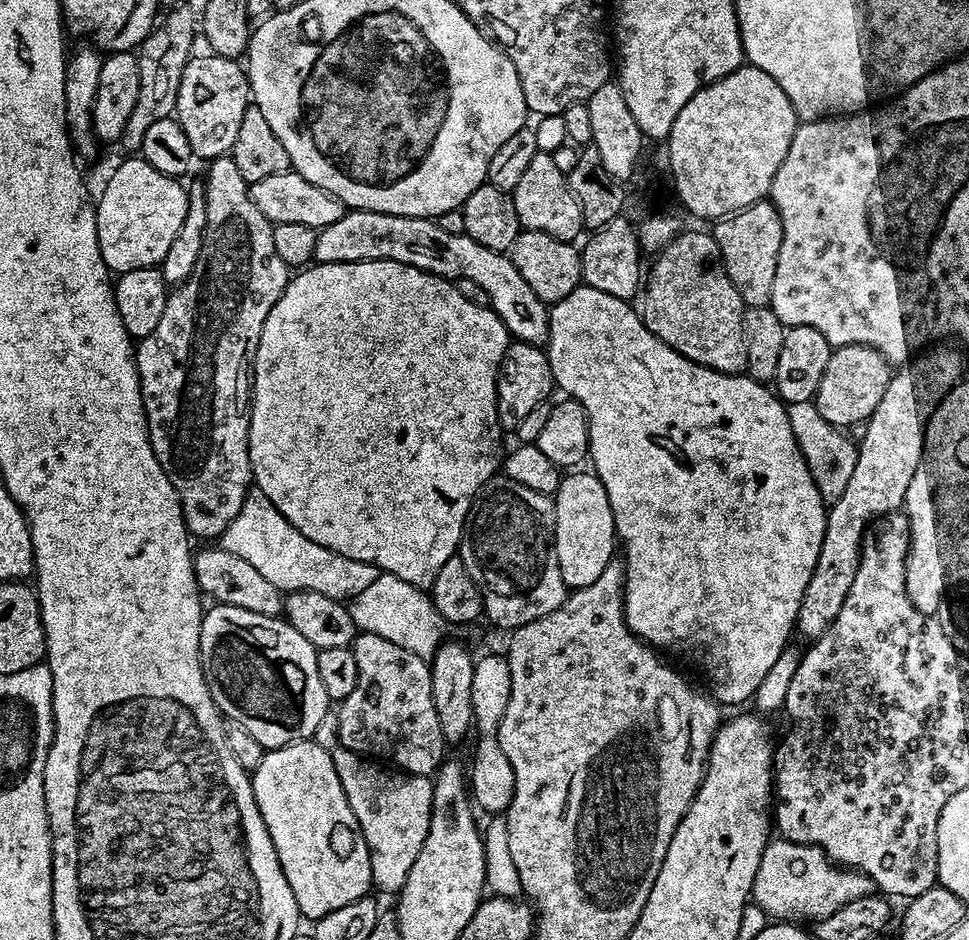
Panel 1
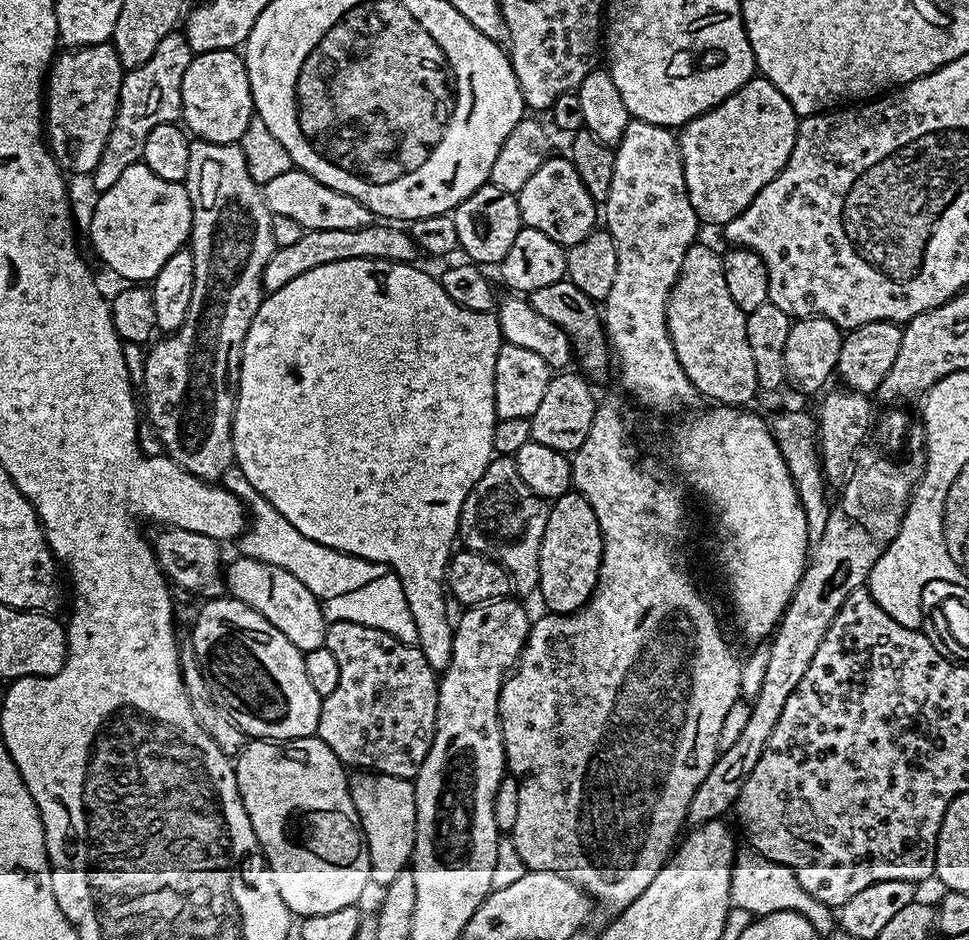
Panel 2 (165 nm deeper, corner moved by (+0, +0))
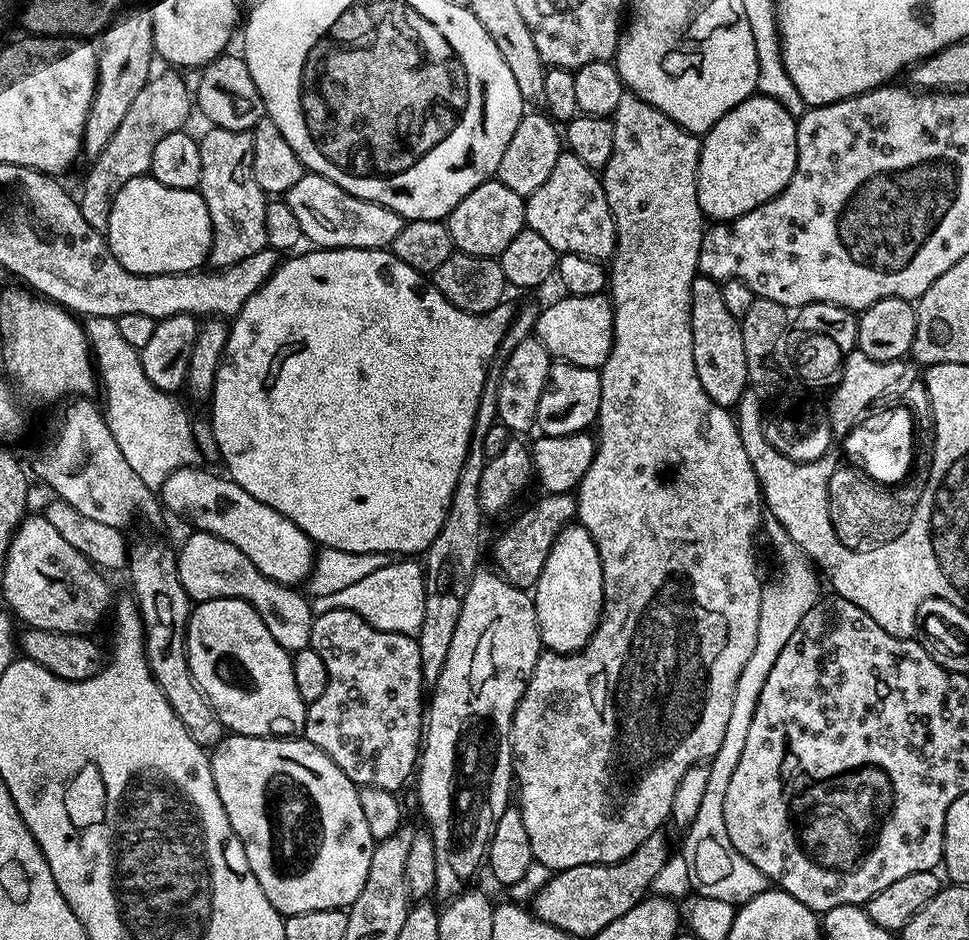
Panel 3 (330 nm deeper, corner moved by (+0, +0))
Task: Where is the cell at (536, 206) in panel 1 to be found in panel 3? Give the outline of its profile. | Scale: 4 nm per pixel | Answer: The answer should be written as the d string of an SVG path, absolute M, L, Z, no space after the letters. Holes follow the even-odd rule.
M567 150L561 151L558 162L554 162L554 171L550 178L534 190L534 194L526 197L524 202L524 222L527 227L532 228L550 246L554 246L557 254L569 252L570 254L582 254L591 260L607 261L612 253L616 251L616 223L612 217L610 206L606 202L604 193L604 181L586 162L581 162L578 157Z

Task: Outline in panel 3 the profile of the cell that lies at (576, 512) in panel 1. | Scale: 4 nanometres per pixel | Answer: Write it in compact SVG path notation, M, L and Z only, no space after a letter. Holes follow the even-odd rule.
M579 522L569 523L558 534L536 583L534 603L540 643L547 651L579 652L588 645L604 609L604 579L594 538Z

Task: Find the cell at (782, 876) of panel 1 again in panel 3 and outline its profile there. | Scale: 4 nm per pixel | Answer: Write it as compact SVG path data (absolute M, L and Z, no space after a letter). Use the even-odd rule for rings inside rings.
M775 522L769 525L768 540L780 559L780 569L776 577L760 589L758 642L754 642L754 654L750 654L746 666L742 666L742 674L738 674L738 686L734 686L734 703L730 706L726 735L722 737L722 746L718 746L718 754L711 758L706 794L703 795L696 818L685 831L686 836L680 848L680 854L688 865L692 890L703 899L726 901L737 906L767 891L770 881L749 859L742 857L730 841L724 814L726 786L730 786L730 778L738 767L738 758L742 758L742 746L746 746L746 734L754 719L754 710L758 707L758 694L762 694L762 686L766 686L766 678L770 678L770 670L774 670L778 654L782 654L794 630L798 630L798 622L806 618L806 610L813 608L822 599L822 580L812 559L800 549L794 538L790 538L782 525Z

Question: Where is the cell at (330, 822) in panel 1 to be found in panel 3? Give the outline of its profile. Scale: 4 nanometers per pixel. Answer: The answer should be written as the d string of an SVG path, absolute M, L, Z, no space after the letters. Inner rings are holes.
M225 735L224 739L211 749L212 786L218 790L220 811L226 814L228 827L234 830L236 839L244 847L244 860L250 862L252 876L258 878L260 892L266 894L269 905L277 913L284 916L302 914L306 910L326 910L327 908L347 909L362 894L362 886L366 882L366 873L370 871L370 858L374 841L370 834L370 826L366 826L366 817L362 815L362 802L357 785L352 783L338 766L318 746L303 738L265 738L263 736Z

